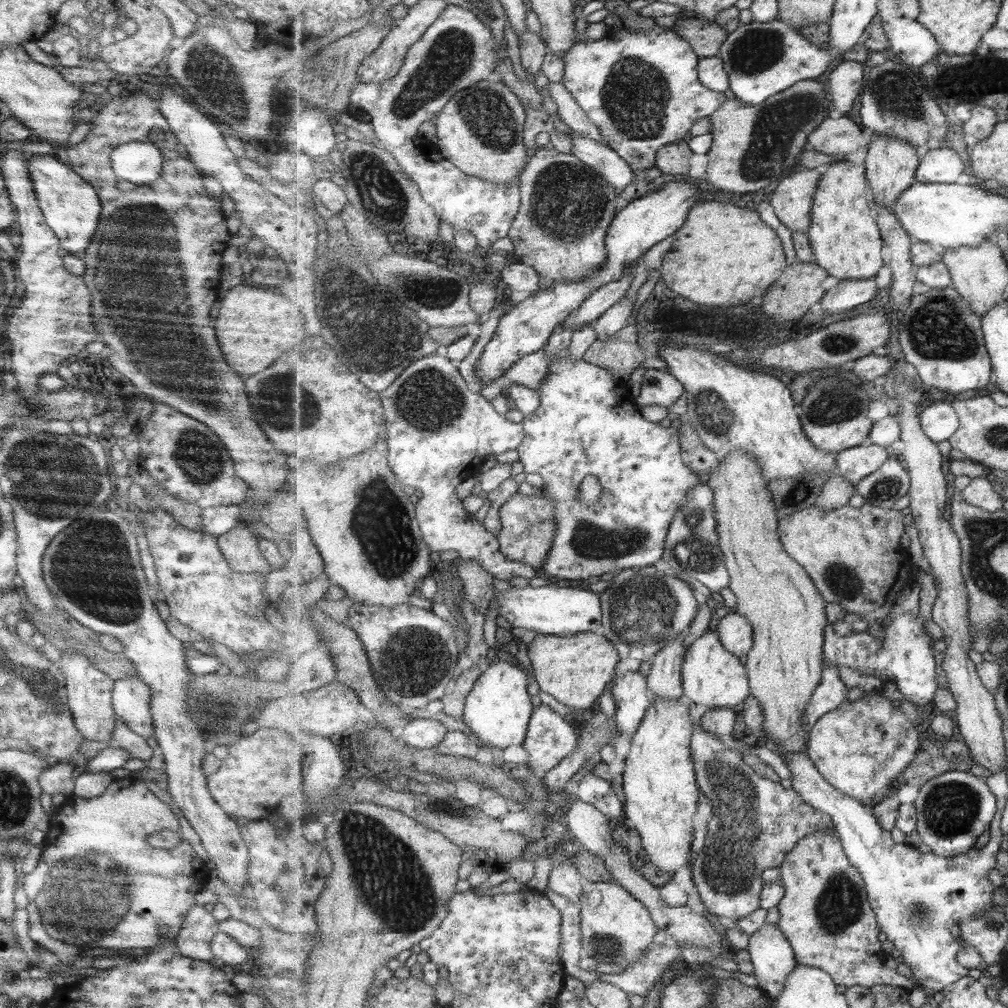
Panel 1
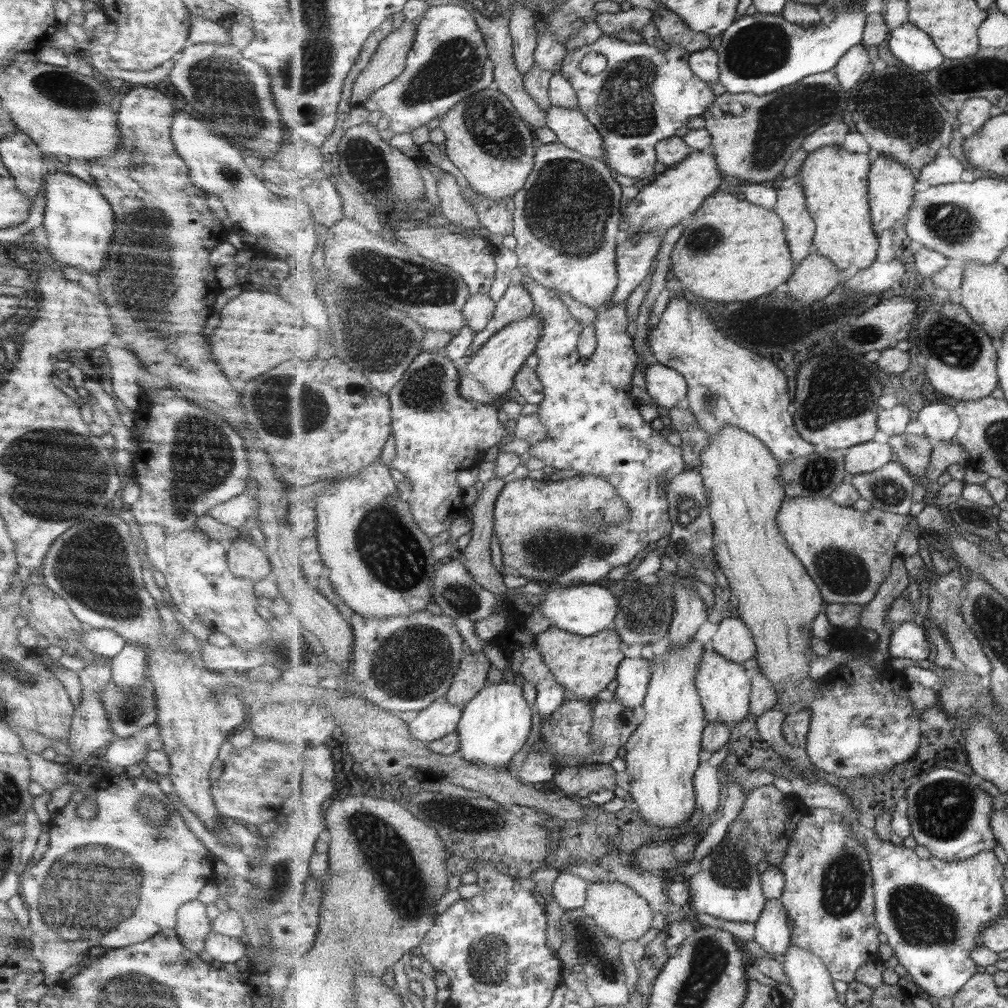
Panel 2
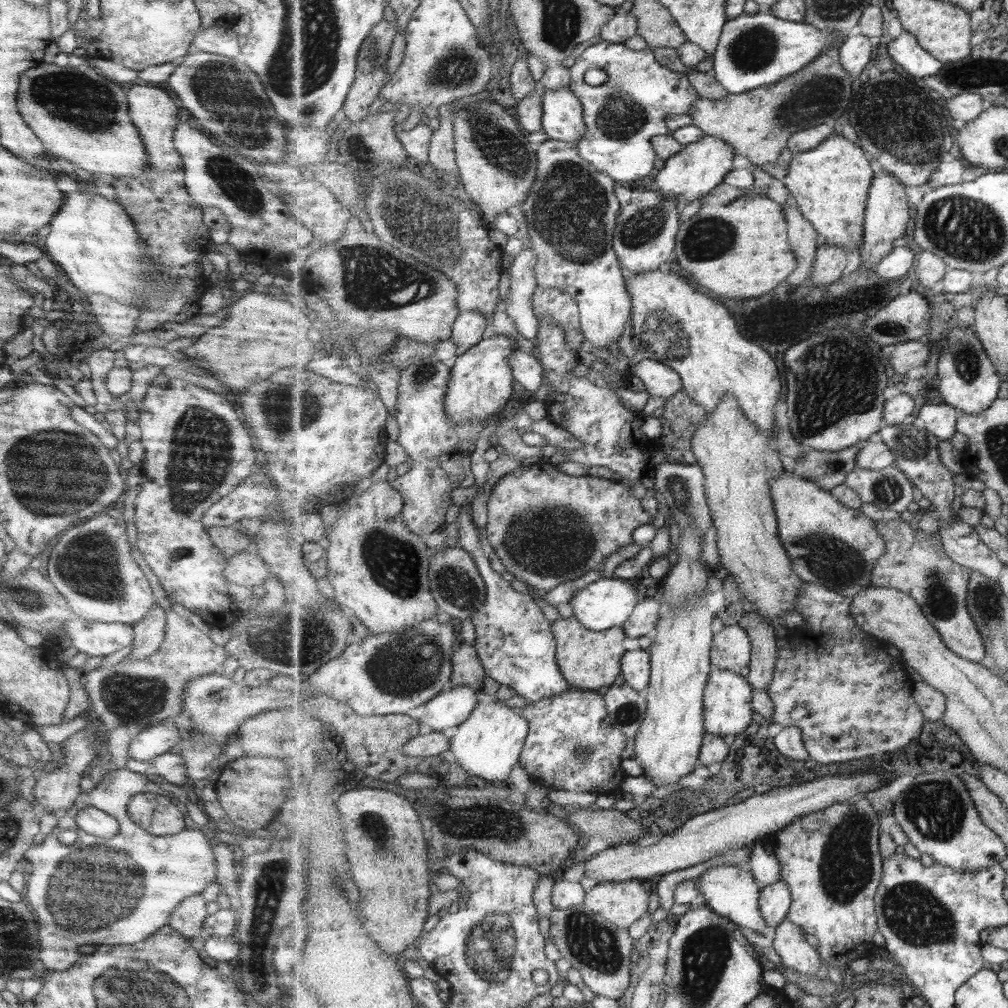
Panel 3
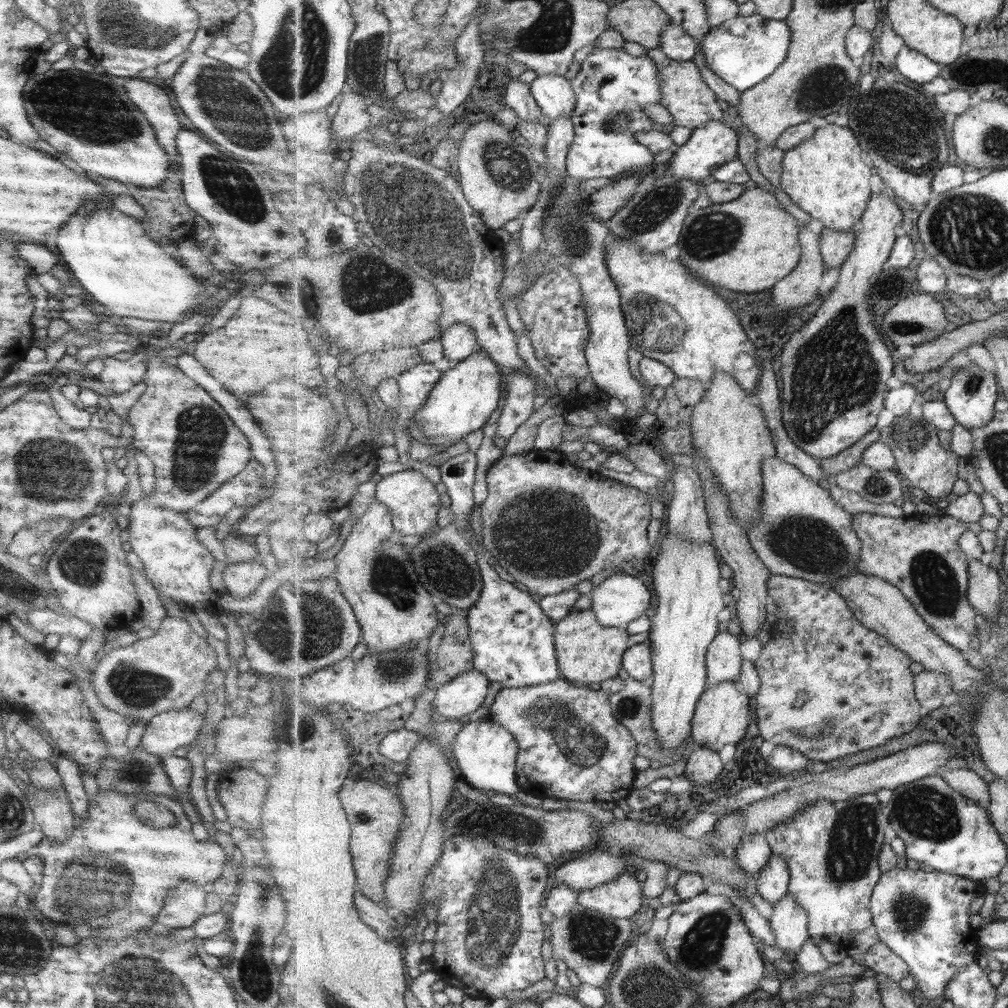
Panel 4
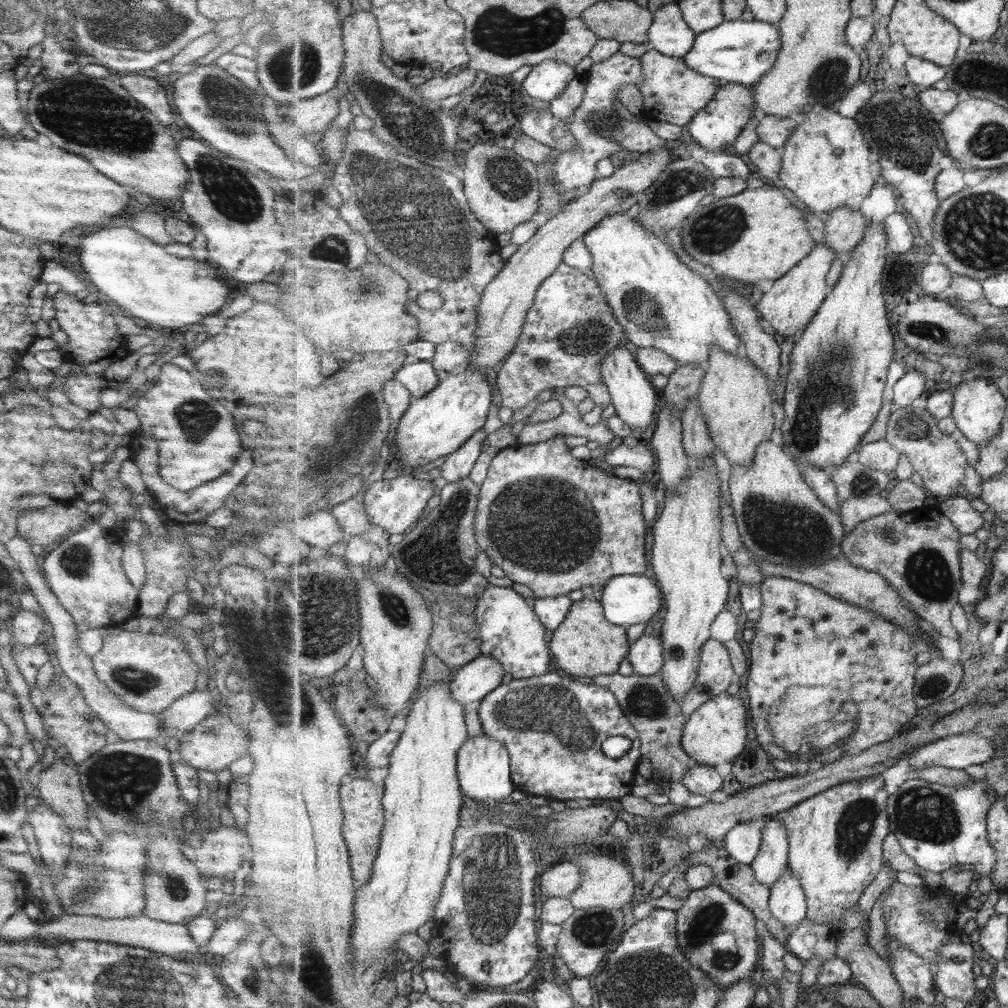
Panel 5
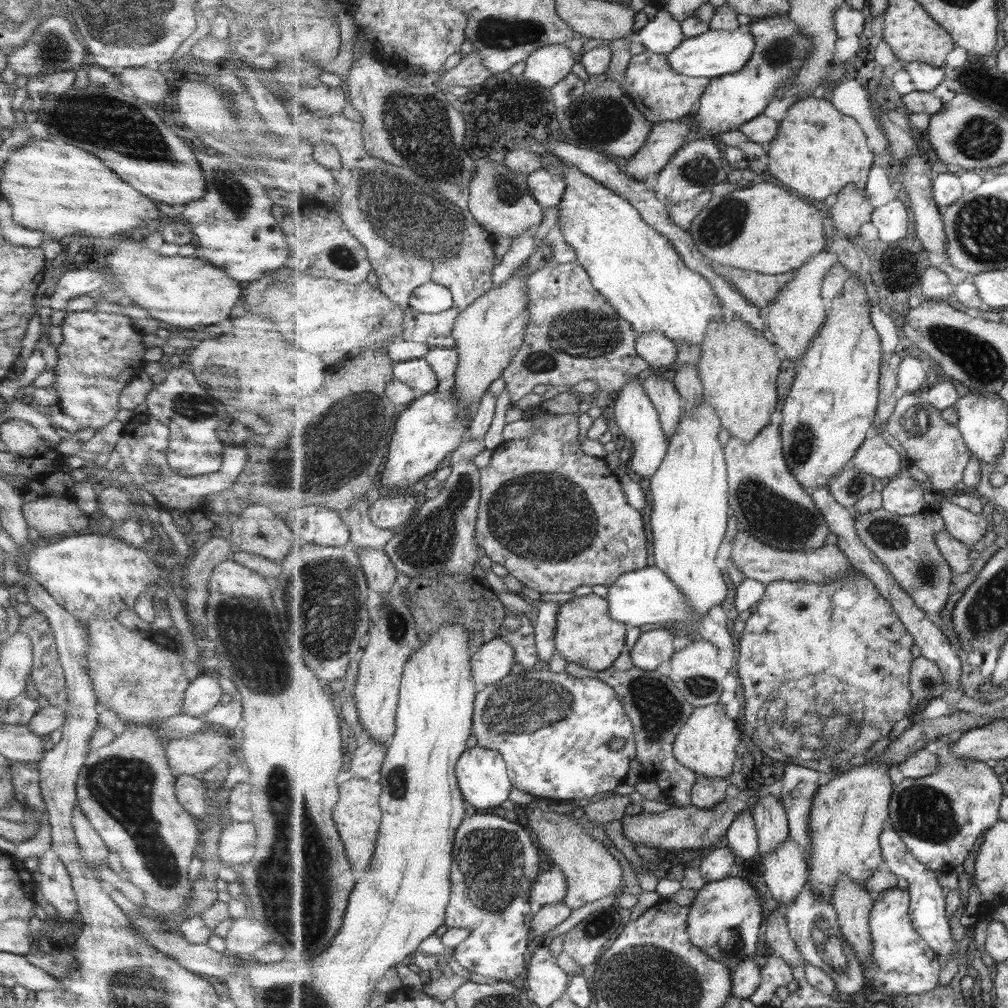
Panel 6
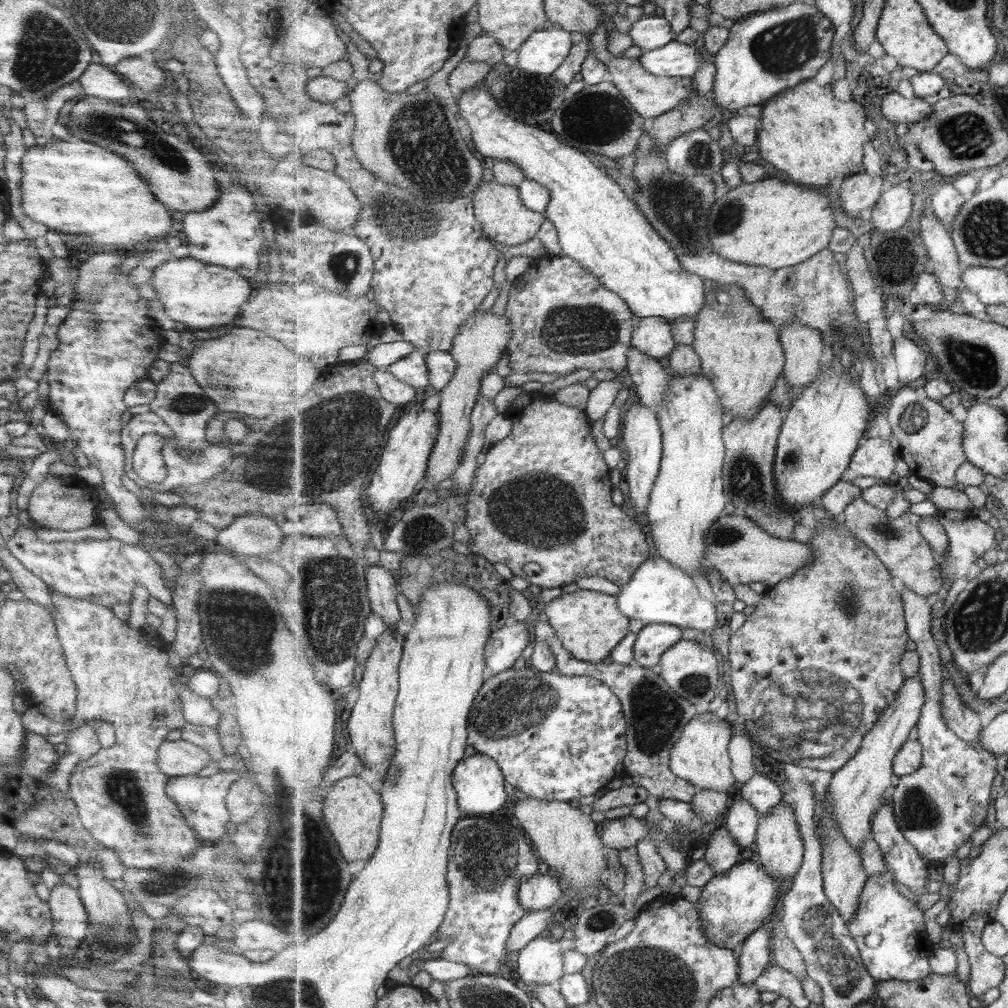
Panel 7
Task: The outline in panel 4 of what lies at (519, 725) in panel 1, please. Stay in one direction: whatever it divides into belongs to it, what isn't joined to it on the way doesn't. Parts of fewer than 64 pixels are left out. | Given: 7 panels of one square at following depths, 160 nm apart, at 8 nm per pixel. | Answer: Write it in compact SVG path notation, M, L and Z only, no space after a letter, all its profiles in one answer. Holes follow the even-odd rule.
M485 716L477 721L467 723L456 735L451 743L452 754L456 759L456 764L460 768L461 777L474 789L485 792L499 792L499 794L517 794L521 790L521 785L517 780L517 753L519 750L515 735L511 734L500 722L493 722L489 716Z

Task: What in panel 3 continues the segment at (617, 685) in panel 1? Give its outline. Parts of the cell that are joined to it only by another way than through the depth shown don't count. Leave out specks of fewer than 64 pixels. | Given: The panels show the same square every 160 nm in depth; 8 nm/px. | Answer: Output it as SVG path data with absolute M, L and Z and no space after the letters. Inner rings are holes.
M635 649L624 654L622 658L622 674L625 682L638 691L650 685L651 655L648 650Z

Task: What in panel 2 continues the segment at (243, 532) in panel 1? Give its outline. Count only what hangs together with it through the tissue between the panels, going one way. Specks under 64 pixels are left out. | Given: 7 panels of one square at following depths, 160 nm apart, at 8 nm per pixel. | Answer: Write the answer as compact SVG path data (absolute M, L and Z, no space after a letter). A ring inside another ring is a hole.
M236 539L225 550L226 565L235 578L257 582L271 576L268 558L247 539Z

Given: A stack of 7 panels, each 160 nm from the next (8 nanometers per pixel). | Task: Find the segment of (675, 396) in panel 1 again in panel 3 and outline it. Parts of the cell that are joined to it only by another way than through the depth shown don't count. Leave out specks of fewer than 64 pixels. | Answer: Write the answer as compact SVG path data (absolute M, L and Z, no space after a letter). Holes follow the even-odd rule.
M641 358L631 369L632 375L640 378L651 397L663 398L666 402L684 389L681 375L663 362Z

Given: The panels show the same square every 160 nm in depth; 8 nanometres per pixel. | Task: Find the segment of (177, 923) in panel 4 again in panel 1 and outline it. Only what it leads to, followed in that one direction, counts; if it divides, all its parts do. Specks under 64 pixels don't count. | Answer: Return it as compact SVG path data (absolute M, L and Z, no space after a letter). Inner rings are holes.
M191 906L181 921L174 946L181 956L207 962L212 958L209 944L217 934L218 922L202 906Z

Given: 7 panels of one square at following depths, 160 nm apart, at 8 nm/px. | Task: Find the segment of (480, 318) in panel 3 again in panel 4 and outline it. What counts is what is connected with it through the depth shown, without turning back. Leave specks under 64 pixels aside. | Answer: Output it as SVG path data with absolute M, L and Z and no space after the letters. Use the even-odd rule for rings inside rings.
M468 324L450 326L441 337L444 344L445 357L455 362L463 362L480 350L476 332Z

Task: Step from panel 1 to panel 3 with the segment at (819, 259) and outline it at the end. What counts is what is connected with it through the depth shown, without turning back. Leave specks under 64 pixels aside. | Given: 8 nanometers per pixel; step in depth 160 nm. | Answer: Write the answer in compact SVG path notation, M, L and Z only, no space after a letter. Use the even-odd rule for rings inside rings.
M835 133L817 148L796 152L783 180L800 211L826 238L826 242L838 244L849 252L859 252L864 240L868 194L876 177L865 153L860 144Z

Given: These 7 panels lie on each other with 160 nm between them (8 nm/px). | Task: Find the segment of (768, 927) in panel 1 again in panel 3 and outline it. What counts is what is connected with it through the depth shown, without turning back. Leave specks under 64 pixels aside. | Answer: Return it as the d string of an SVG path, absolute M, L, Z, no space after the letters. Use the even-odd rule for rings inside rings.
M783 879L762 889L760 910L763 918L767 920L770 933L785 922L791 906L791 889Z

